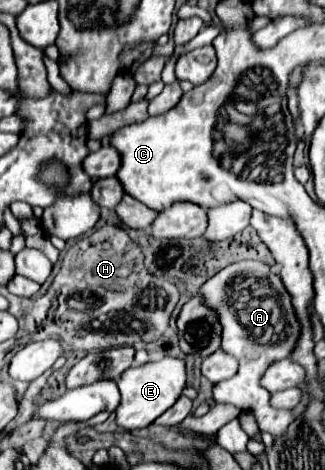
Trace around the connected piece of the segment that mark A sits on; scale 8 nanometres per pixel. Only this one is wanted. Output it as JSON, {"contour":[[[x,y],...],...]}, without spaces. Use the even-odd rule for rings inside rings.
{"contour":[[[244,259],[224,267],[220,273],[208,279],[208,283],[200,287],[198,295],[204,299],[204,305],[210,307],[220,319],[220,349],[238,359],[238,373],[232,379],[214,385],[214,401],[232,403],[242,411],[254,413],[260,429],[272,433],[274,437],[286,435],[290,423],[294,423],[298,415],[272,407],[272,393],[260,383],[266,369],[272,363],[290,357],[300,339],[300,321],[282,279],[270,271],[268,263]]]}

